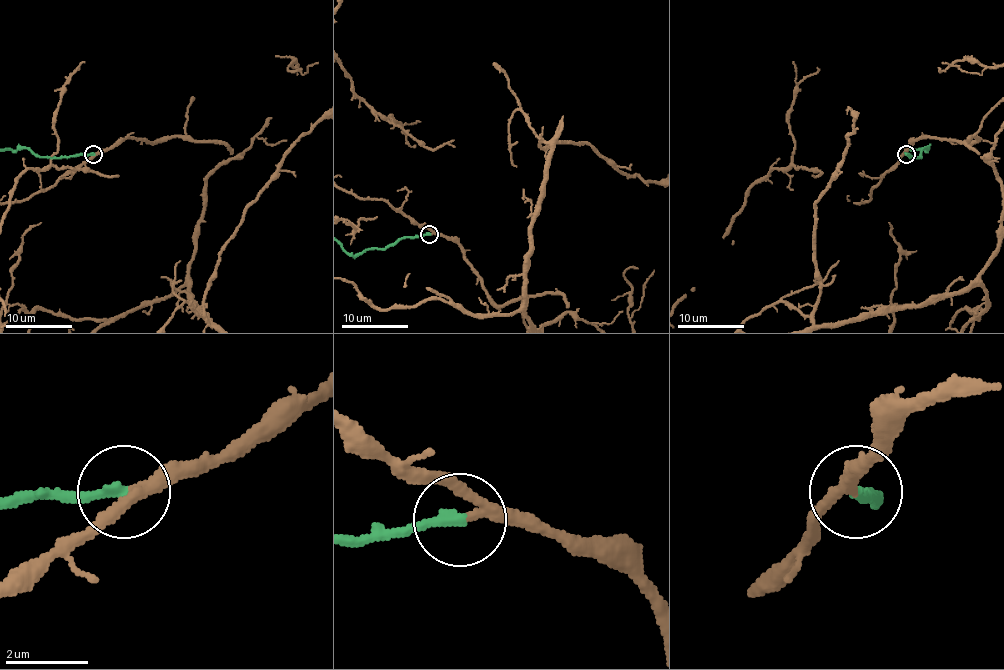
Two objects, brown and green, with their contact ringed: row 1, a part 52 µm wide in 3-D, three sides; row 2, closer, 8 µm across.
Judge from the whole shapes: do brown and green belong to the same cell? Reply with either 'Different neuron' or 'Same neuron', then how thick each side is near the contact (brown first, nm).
Same neuron. Thickness 260 nm (brown) against 260 nm

